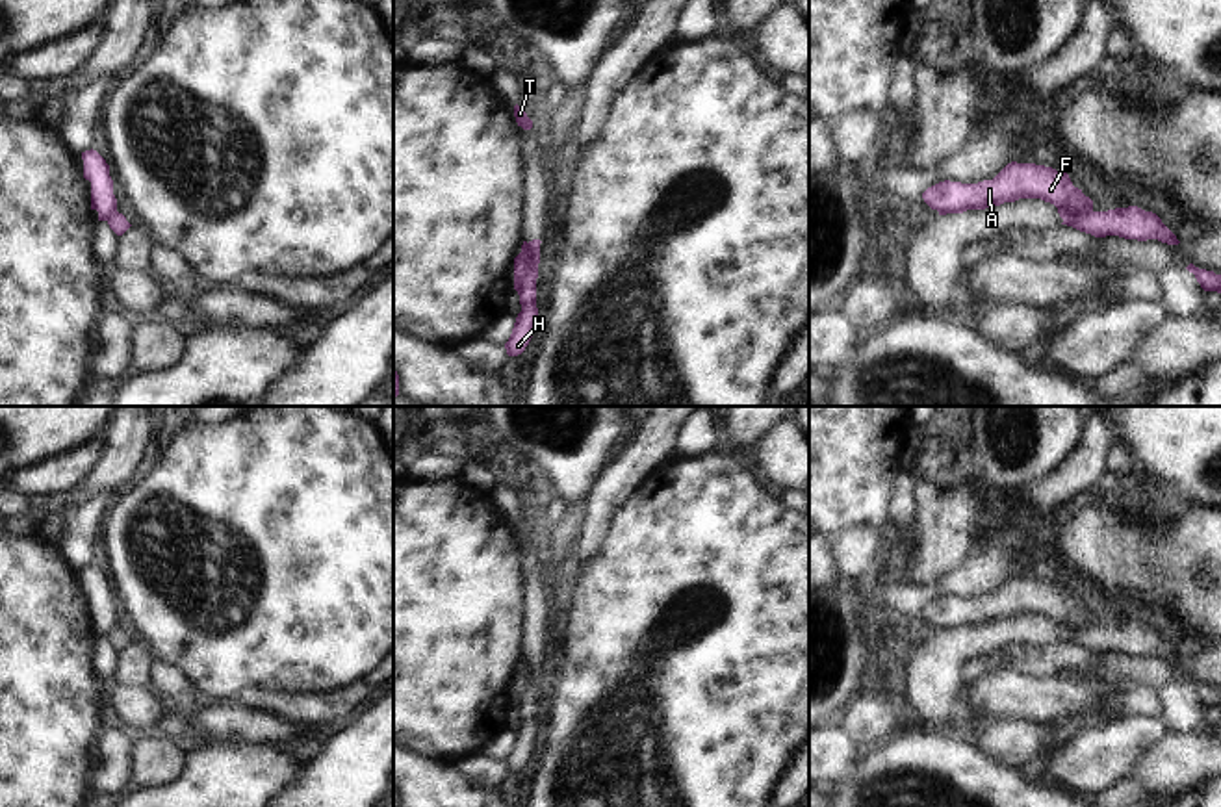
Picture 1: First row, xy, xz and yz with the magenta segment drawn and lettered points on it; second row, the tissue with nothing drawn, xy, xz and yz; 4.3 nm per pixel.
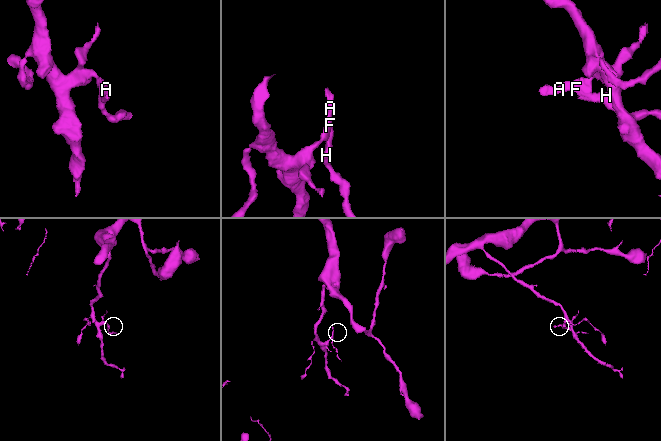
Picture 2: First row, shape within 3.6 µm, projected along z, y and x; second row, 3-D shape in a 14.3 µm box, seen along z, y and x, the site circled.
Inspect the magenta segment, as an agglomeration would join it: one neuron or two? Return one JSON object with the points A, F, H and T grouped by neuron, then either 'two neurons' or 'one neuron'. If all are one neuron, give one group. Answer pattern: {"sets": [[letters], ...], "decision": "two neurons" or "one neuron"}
{"sets": [["A", "F", "T"], ["H"]], "decision": "two neurons"}

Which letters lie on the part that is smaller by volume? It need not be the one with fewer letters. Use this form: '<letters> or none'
H

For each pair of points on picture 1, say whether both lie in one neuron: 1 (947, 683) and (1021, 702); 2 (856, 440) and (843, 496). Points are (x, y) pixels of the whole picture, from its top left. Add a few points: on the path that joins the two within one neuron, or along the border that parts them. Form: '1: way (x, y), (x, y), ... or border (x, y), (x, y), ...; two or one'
1: border (963, 685), (956, 698); two
2: way (843, 453), (843, 483); one

